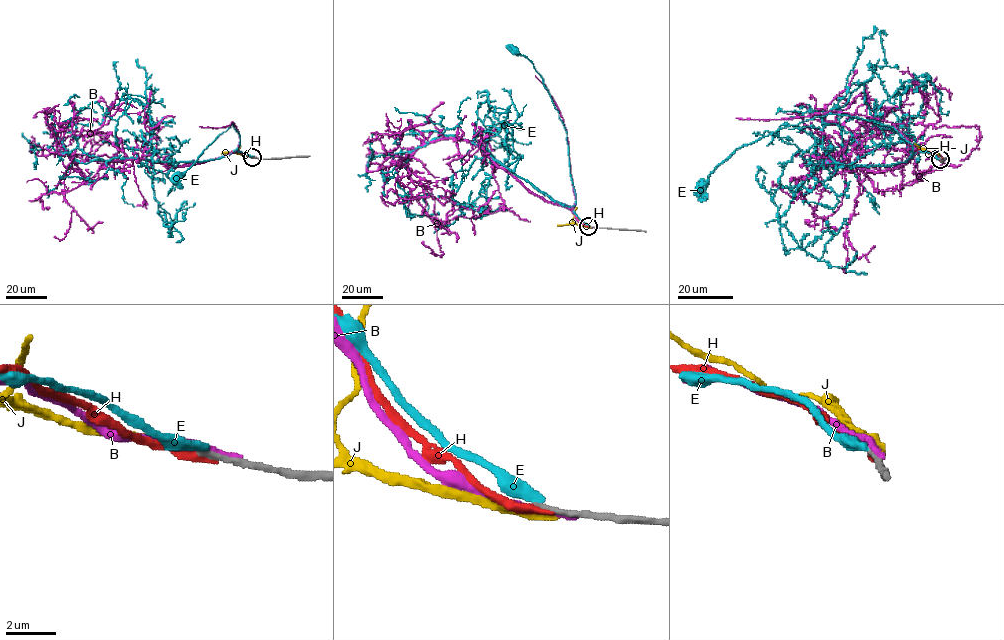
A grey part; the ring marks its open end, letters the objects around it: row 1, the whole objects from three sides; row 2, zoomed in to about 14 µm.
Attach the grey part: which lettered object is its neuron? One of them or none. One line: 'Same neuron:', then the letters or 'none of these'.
Same neuron: none of these

